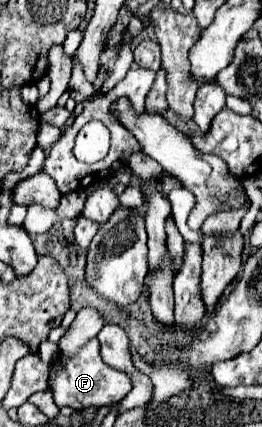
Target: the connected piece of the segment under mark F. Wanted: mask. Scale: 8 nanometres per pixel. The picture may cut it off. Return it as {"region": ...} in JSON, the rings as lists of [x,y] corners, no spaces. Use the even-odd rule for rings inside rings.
{"region":[[[90,339],[78,351],[76,357],[68,359],[66,365],[50,377],[50,387],[58,407],[72,407],[74,411],[84,411],[86,407],[102,407],[118,403],[132,389],[132,383],[126,373],[116,371],[102,361],[98,339]]]}

